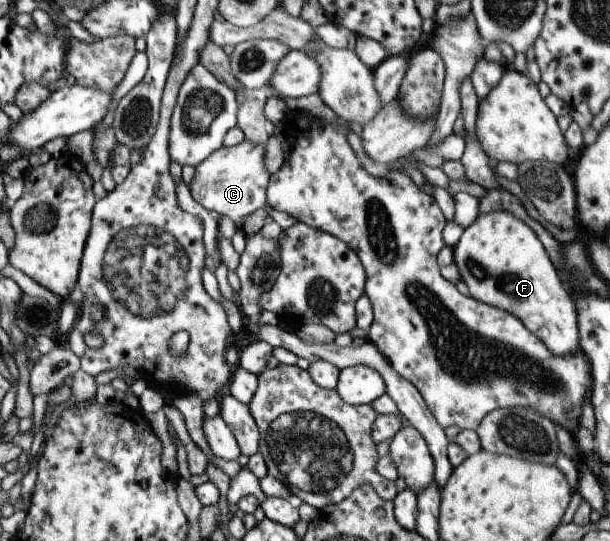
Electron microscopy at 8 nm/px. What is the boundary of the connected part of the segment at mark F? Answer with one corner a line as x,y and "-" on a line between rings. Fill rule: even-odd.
508,211
478,213
476,219
462,231
452,252
459,280
466,284
470,298
514,315
556,357
581,351
578,339
578,311
563,283
558,279
542,243
522,219
514,217

